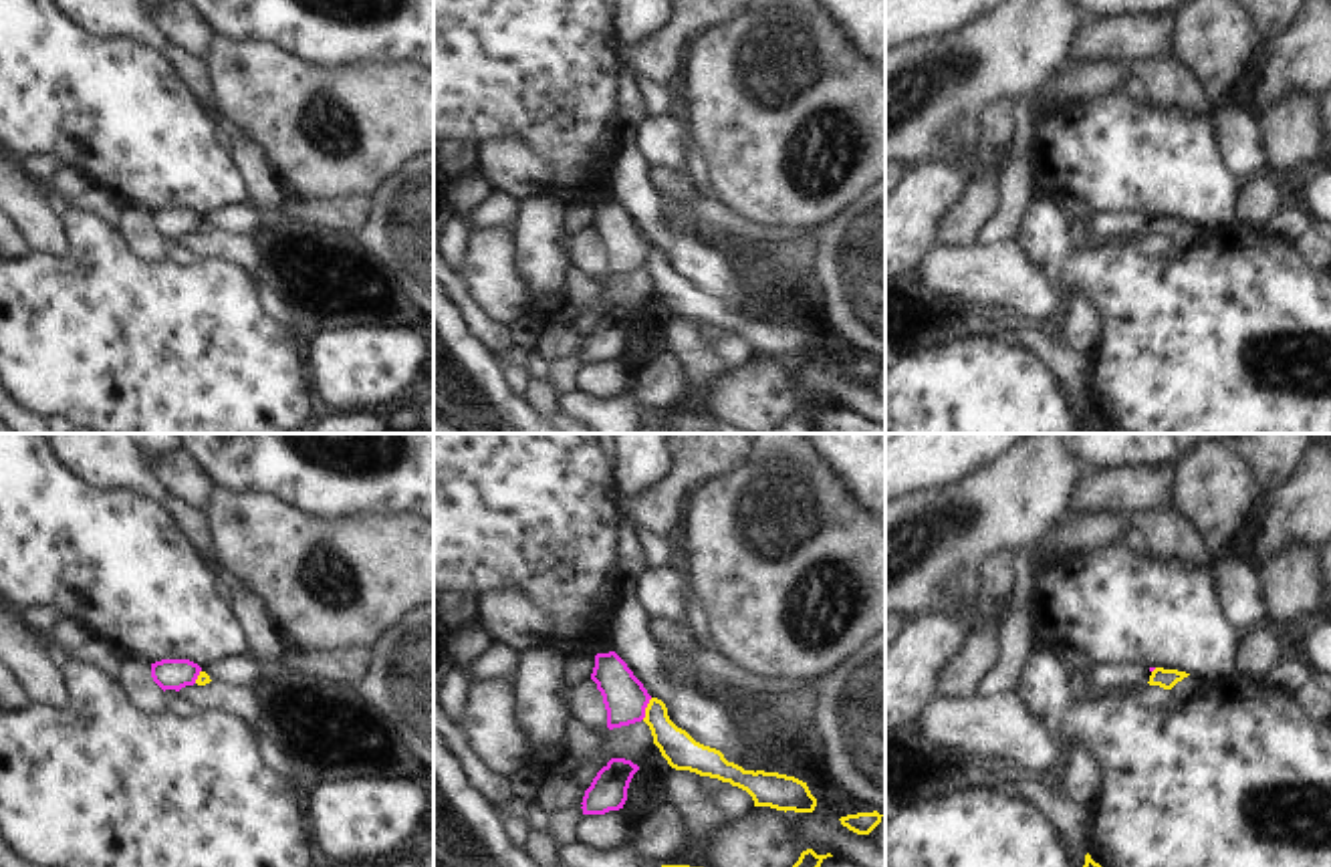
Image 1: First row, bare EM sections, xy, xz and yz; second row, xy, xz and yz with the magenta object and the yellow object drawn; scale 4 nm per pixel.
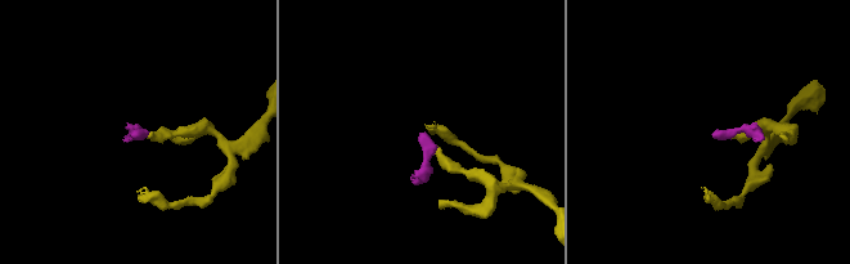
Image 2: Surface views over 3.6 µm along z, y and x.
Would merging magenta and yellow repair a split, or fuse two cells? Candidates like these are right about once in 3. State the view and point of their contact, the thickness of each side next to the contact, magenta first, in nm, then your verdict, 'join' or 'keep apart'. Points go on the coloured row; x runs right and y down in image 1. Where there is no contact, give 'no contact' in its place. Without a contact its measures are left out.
xz (646, 706) | 170/140 nm | keep apart

